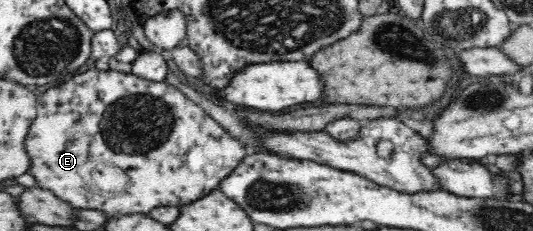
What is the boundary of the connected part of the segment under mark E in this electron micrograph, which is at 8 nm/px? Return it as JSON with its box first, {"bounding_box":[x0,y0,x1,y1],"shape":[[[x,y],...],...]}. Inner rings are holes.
{"bounding_box":[26,68,248,215],"shape":[[[93,68],[72,77],[70,80],[54,86],[38,95],[38,113],[36,119],[33,121],[34,127],[30,129],[28,135],[28,143],[26,143],[26,150],[30,156],[30,175],[34,176],[37,185],[44,189],[50,189],[62,200],[72,204],[75,208],[81,209],[97,209],[100,211],[112,211],[112,215],[118,213],[148,213],[155,207],[164,207],[164,205],[188,205],[192,201],[198,201],[202,197],[206,197],[210,191],[219,189],[220,183],[228,177],[246,155],[248,149],[246,145],[240,143],[238,138],[233,137],[228,133],[228,129],[224,129],[218,121],[206,115],[206,111],[191,101],[178,90],[178,88],[168,85],[166,82],[155,82],[142,78],[142,76],[135,76],[132,73],[124,73],[116,70],[98,70]],[[98,151],[106,151],[110,159],[102,159],[102,155],[98,155]],[[148,199],[160,199],[154,205],[140,205],[138,201],[148,201]]]}

